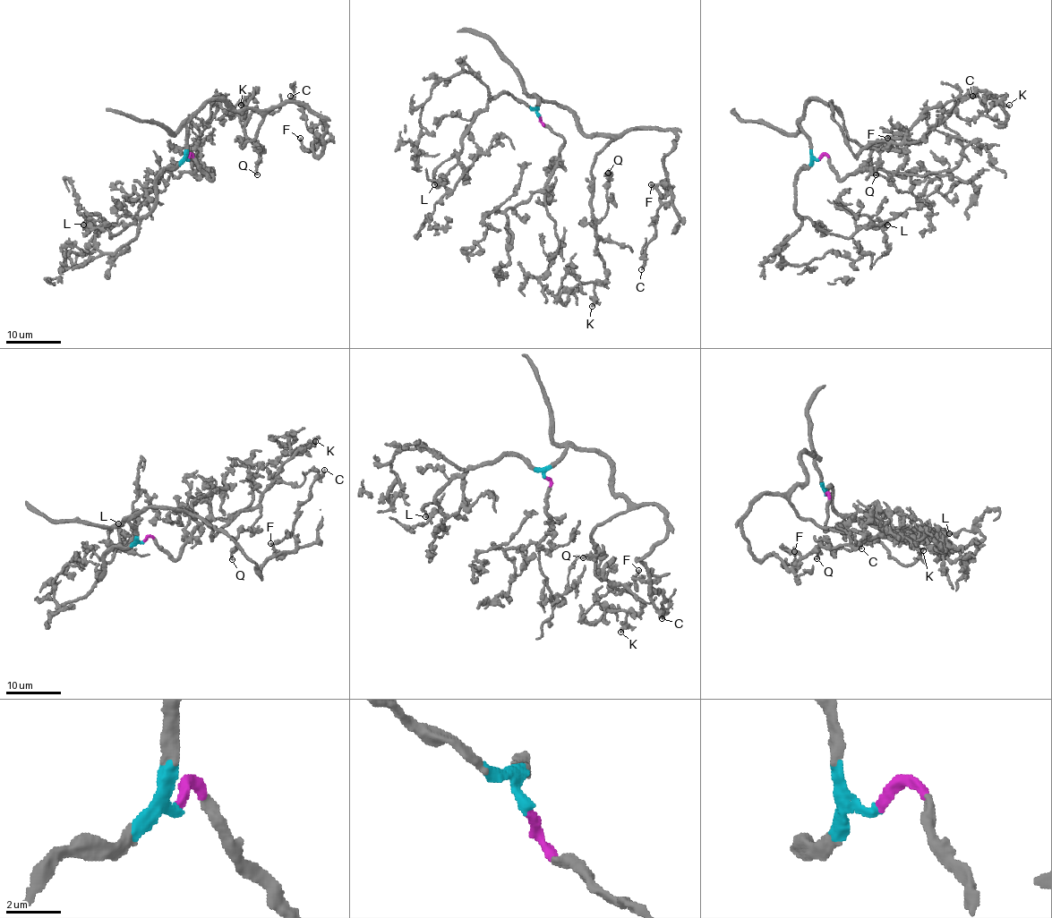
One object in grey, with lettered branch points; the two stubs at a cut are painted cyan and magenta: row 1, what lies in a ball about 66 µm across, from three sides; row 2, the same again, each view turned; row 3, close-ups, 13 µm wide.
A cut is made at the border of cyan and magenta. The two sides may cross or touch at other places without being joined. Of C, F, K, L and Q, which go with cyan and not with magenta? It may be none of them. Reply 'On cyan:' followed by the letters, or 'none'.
On cyan: C, F, K, L, Q

